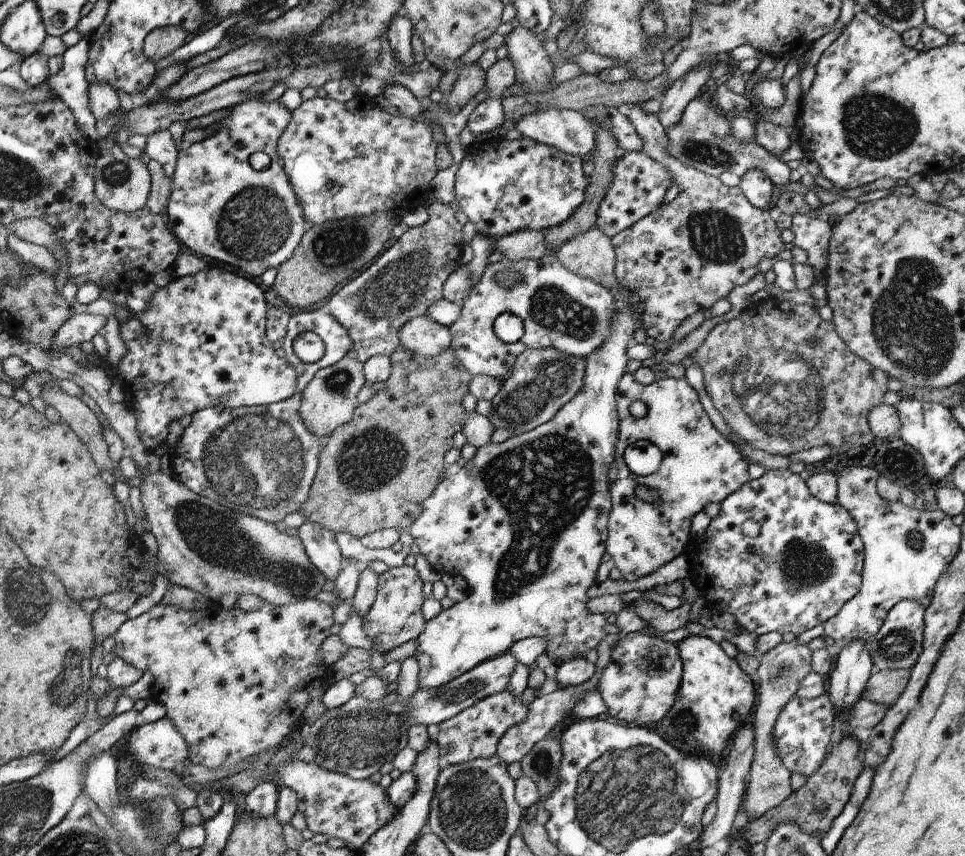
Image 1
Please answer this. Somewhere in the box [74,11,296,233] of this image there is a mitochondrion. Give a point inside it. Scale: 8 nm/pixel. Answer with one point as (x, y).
(115, 174)

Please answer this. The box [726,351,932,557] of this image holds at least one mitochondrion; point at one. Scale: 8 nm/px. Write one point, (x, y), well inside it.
(900, 463)

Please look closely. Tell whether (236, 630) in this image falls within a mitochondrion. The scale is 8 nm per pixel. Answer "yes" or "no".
no

